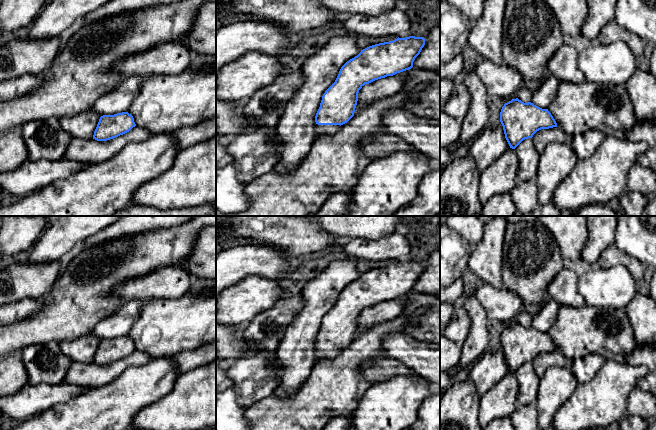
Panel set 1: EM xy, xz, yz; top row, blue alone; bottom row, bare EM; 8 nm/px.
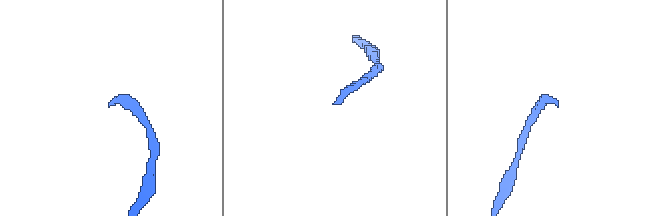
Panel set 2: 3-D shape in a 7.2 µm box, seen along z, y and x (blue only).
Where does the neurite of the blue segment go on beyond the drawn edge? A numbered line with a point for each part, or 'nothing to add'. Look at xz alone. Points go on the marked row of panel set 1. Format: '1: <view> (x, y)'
1: xz (320, 129)

